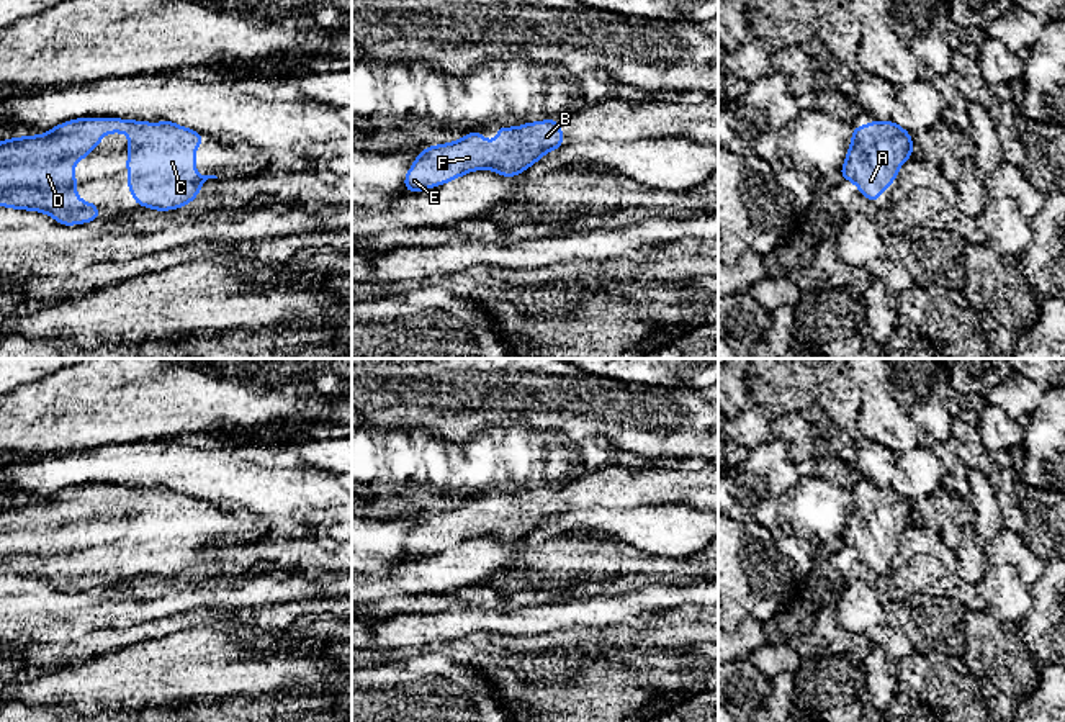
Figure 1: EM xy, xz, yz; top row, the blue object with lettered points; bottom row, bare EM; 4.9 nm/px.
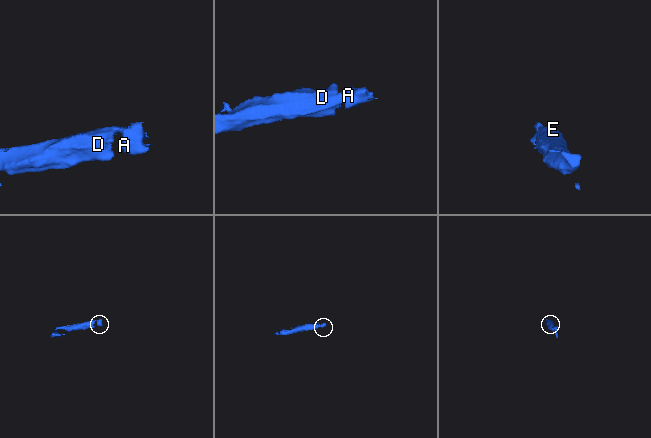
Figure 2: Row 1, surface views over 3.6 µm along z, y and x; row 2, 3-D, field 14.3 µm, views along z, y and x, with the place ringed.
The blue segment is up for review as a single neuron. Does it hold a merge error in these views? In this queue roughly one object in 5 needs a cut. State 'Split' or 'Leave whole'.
Leave whole

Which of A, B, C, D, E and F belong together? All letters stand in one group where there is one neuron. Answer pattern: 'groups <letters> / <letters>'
groups A B C D E F

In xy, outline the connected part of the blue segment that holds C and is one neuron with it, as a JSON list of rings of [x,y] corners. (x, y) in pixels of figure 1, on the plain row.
[[[80,485],[49,496],[44,503],[25,503],[0,508],[0,571],[43,578],[62,593],[92,589],[100,584],[97,570],[77,565],[74,530],[88,526],[92,512],[101,512],[103,499],[129,499],[129,524],[126,527],[128,553],[139,573],[159,578],[175,576],[200,563],[200,553],[216,542],[195,540],[195,517],[206,509],[201,499],[173,491],[165,485],[157,493],[149,488],[131,488],[118,485]]]

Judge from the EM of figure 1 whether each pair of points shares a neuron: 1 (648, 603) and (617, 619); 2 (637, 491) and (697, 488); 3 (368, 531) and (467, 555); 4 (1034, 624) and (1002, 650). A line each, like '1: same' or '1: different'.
1: same
2: same
3: different
4: different

